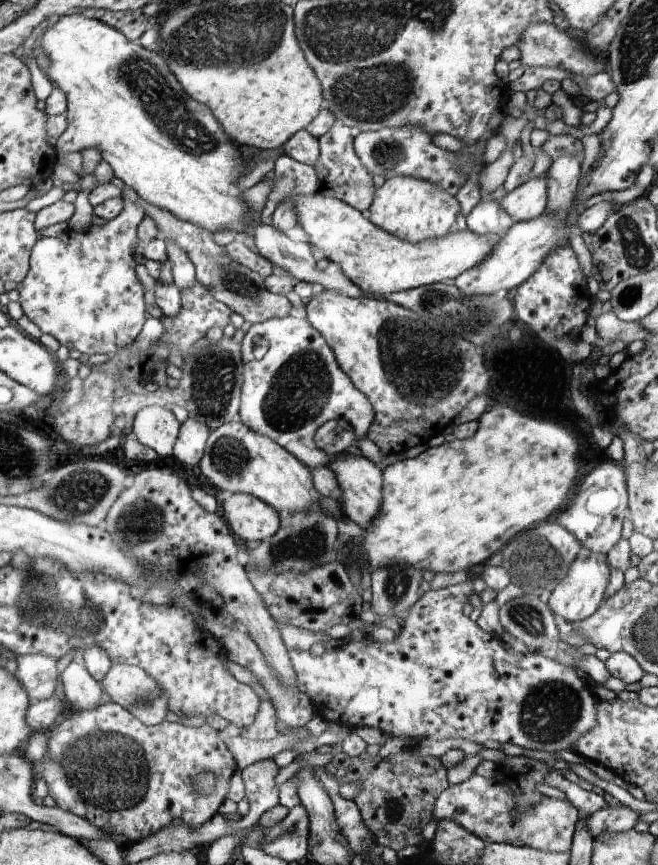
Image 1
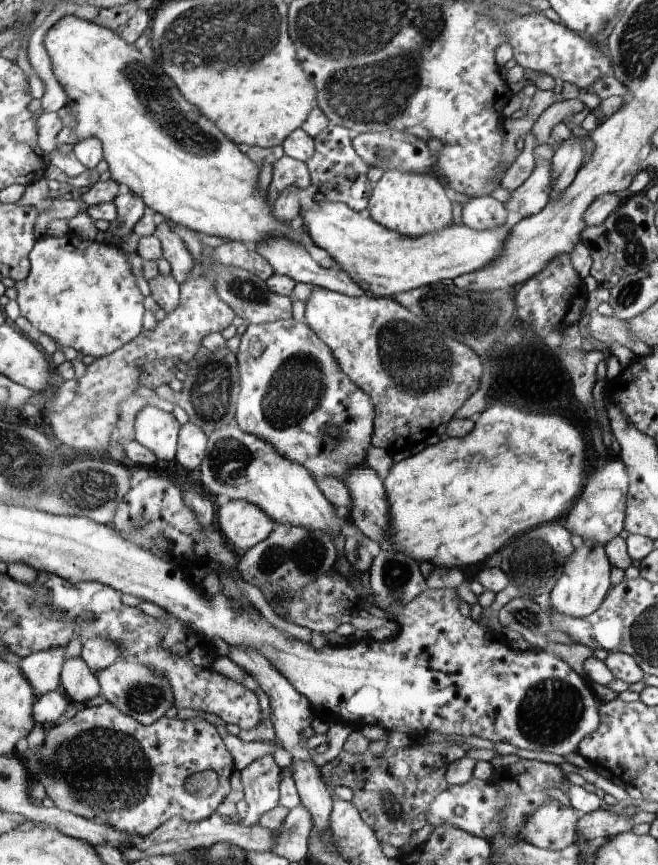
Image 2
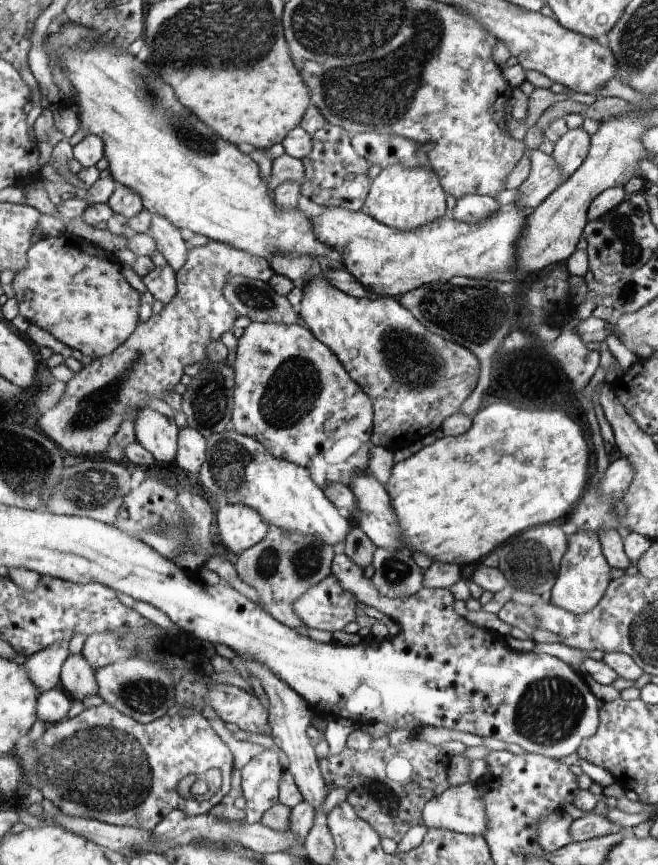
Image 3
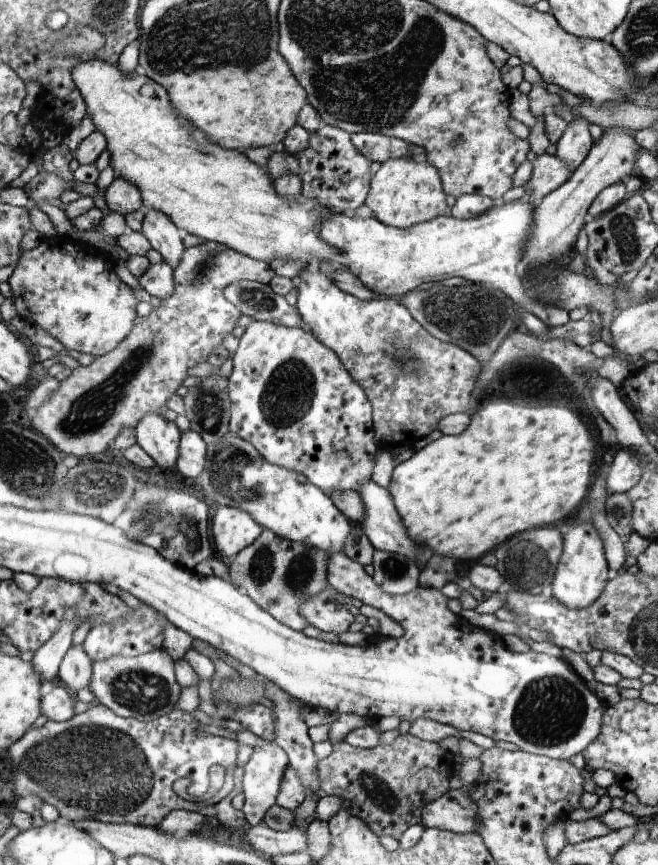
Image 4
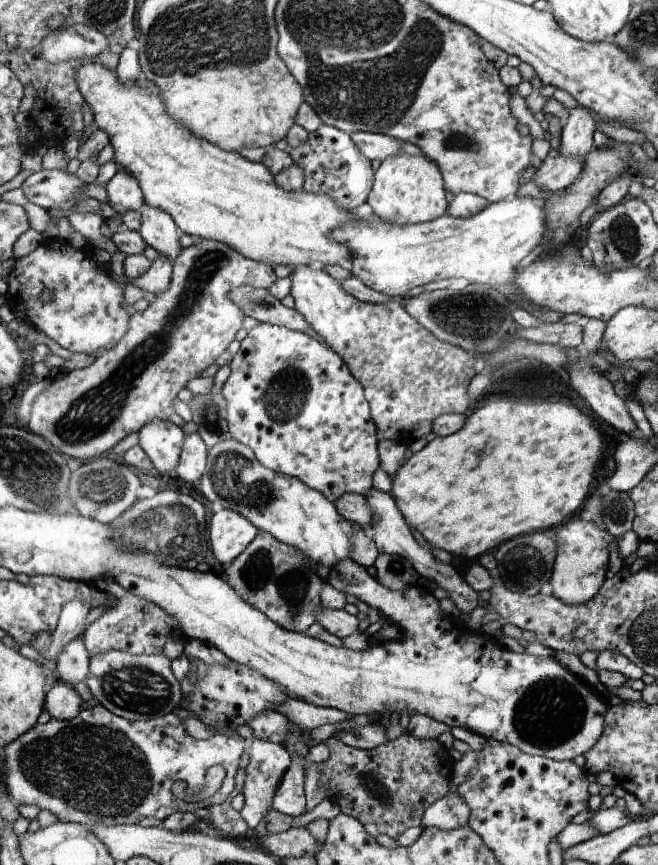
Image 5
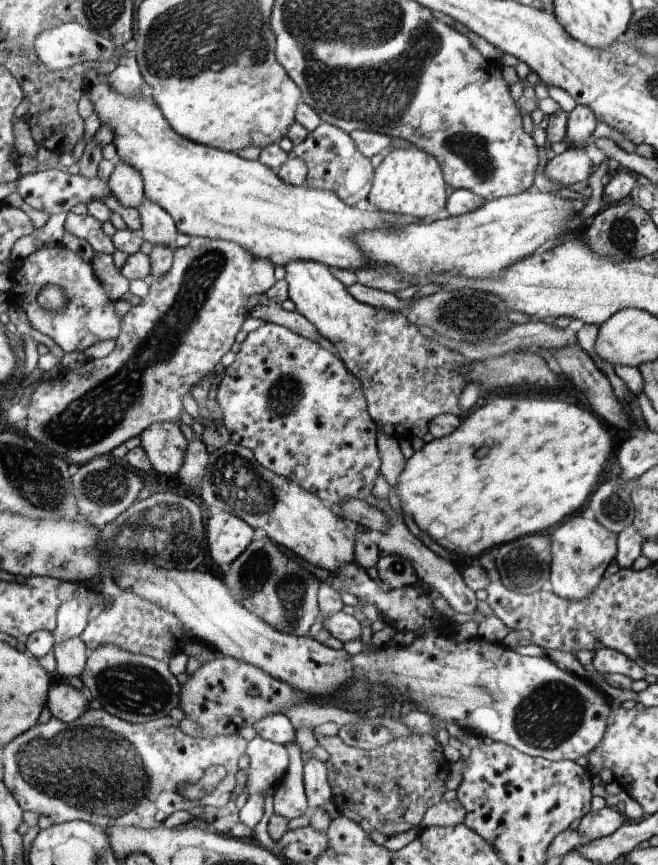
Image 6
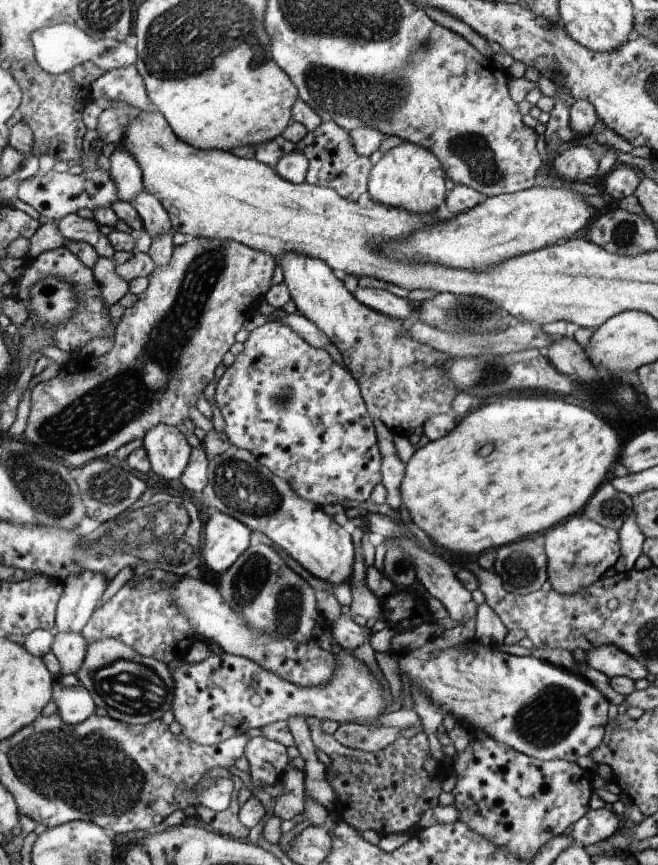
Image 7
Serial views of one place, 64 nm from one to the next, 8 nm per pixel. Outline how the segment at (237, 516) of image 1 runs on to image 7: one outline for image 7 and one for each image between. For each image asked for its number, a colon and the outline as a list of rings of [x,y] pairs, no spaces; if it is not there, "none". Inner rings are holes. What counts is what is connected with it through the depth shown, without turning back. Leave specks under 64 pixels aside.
2: [[[229,500],[223,508],[219,508],[217,516],[225,540],[239,554],[259,546],[275,530],[275,520],[261,510],[261,506],[247,500]]]
3: [[[227,504],[217,512],[217,530],[223,544],[221,550],[241,556],[265,540],[271,524],[265,522],[255,508],[245,504]]]
4: [[[223,506],[213,516],[213,540],[215,540],[215,554],[221,558],[239,556],[245,548],[255,544],[265,528],[249,514],[247,510],[227,508]]]
5: [[[221,510],[211,518],[211,544],[223,568],[233,564],[257,538],[259,528],[235,510]]]
6: [[[231,512],[213,516],[207,522],[207,542],[213,564],[223,572],[231,568],[231,564],[253,544],[253,534],[255,528]]]
7: [[[215,514],[205,522],[203,558],[215,574],[225,574],[245,550],[249,550],[251,528],[229,514]]]

